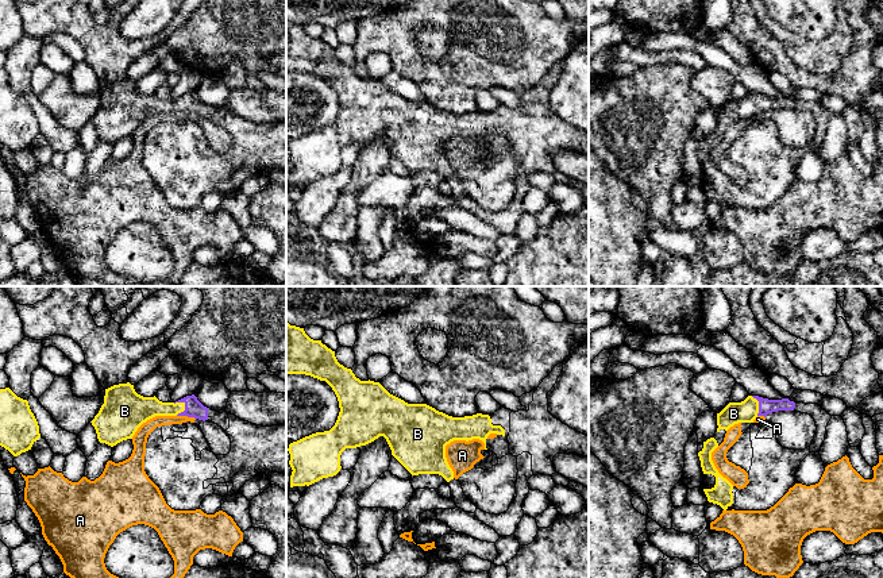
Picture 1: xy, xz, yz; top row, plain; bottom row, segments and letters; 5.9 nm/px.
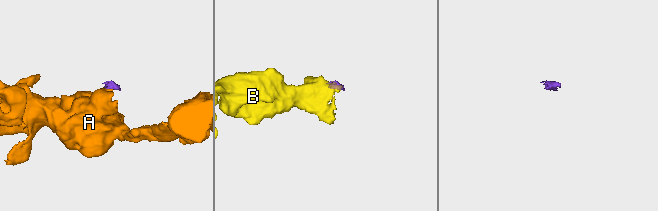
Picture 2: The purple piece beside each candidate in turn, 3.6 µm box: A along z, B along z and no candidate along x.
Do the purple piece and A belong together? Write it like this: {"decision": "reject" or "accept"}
{"decision": "reject"}

